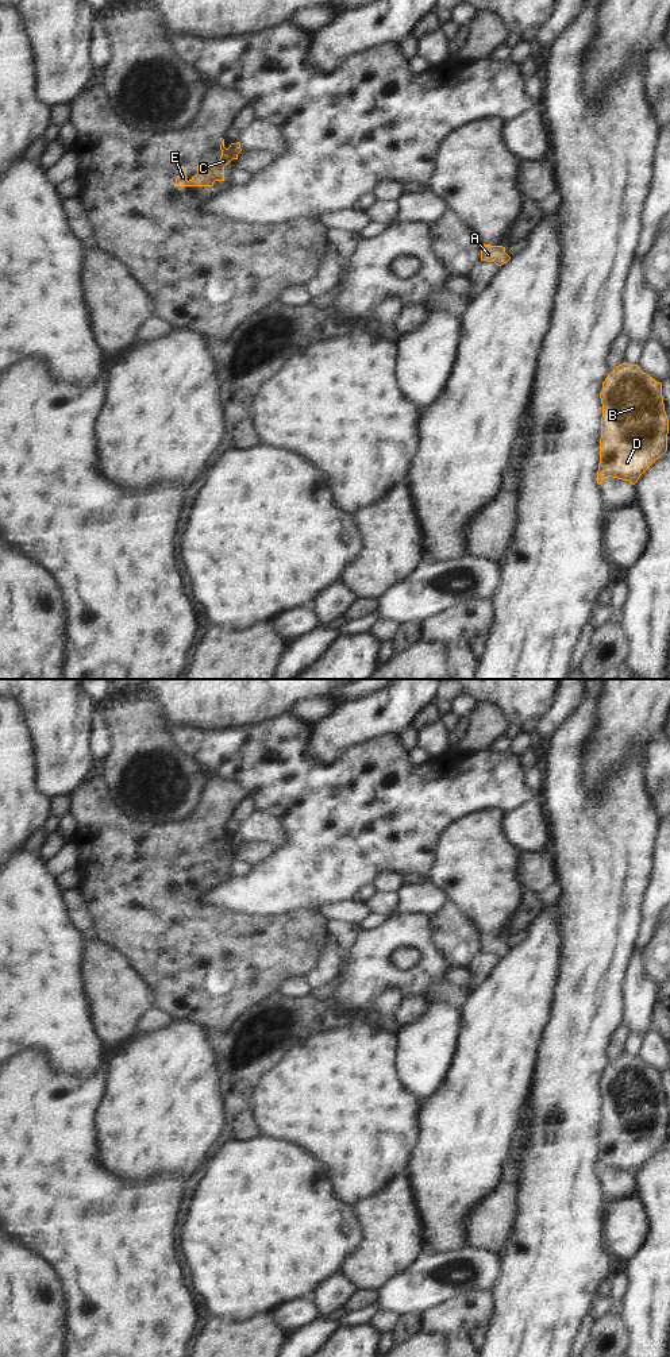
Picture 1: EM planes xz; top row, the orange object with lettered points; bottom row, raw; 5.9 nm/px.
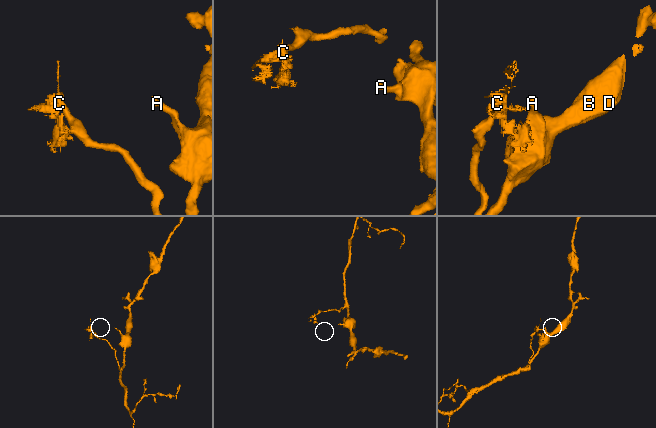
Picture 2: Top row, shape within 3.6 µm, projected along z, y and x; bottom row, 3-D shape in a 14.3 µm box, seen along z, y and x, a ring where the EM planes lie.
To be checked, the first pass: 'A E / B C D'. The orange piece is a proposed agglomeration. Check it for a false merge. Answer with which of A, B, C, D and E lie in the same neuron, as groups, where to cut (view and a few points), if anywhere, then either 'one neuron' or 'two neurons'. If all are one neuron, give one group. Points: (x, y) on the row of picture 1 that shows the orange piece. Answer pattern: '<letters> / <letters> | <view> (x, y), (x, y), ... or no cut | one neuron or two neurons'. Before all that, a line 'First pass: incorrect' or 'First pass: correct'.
First pass: incorrect
A B D / C E | xz (234, 143), (237, 154) | two neurons

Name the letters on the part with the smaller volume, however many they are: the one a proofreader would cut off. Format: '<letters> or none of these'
C, E

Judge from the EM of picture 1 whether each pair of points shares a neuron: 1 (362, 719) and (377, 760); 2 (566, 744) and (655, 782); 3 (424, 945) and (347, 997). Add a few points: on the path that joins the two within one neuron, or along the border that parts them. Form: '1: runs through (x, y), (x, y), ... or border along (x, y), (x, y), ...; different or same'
1: border along (397, 733), (384, 733), (357, 741), (341, 754); different
2: border along (643, 760), (645, 786), (655, 806); different
3: runs through (403, 940), (393, 940), (365, 968), (364, 975); same

